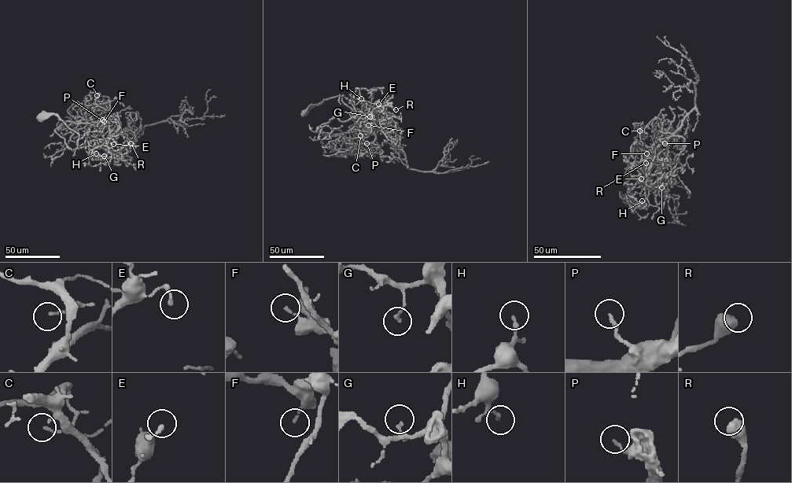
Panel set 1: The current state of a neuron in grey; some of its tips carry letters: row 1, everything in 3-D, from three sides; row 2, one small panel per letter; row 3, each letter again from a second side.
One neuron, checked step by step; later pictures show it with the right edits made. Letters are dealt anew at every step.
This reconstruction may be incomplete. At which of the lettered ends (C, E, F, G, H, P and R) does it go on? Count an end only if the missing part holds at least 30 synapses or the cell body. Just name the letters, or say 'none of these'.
none of these

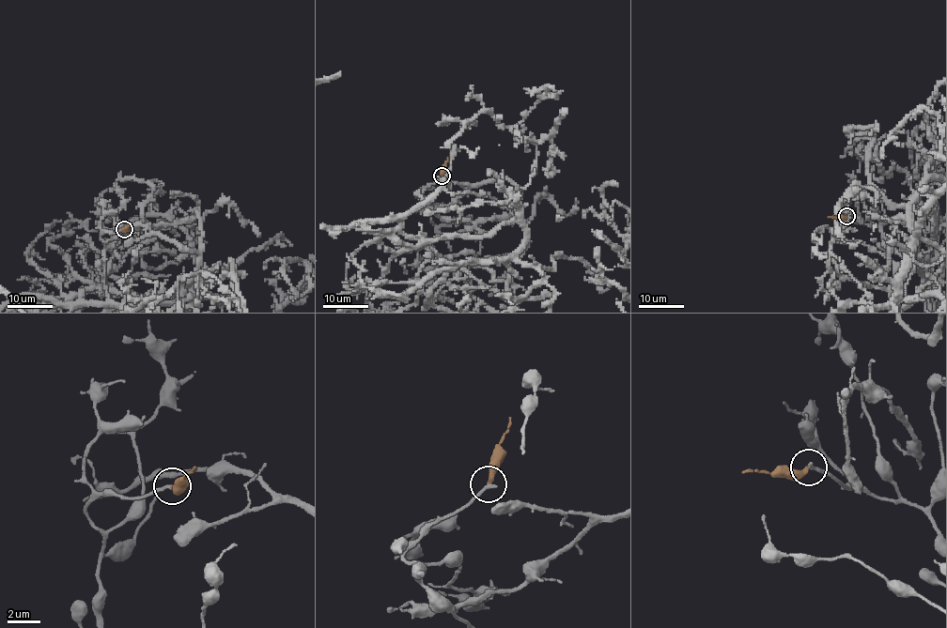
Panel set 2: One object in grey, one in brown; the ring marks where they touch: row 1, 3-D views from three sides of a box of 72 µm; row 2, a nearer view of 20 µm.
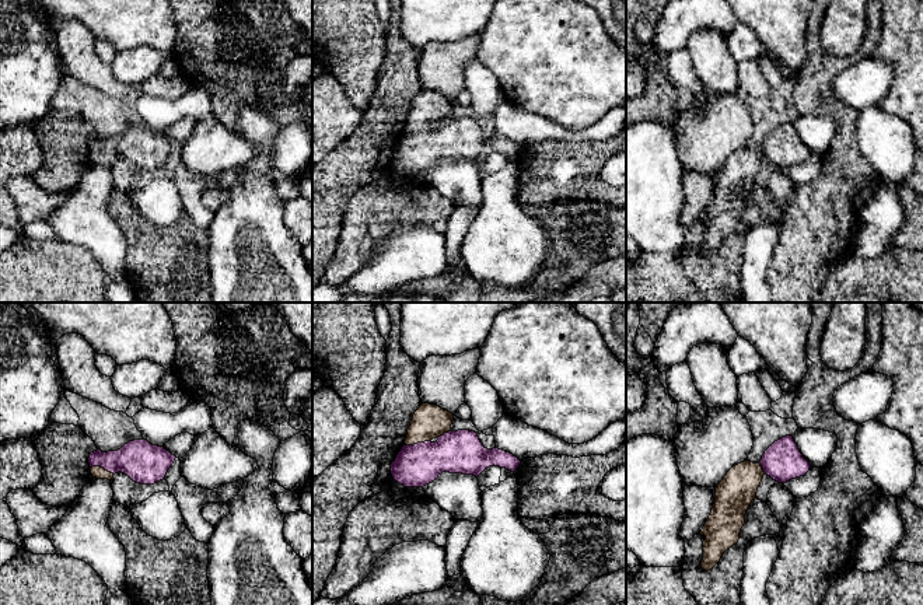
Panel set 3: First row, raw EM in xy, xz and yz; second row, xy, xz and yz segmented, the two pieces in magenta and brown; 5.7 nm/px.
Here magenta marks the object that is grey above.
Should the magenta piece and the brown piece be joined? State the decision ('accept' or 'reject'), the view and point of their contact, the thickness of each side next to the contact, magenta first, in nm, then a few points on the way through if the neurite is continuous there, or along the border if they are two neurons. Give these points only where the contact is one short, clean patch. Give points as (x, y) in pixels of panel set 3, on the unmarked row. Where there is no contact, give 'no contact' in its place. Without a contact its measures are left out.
accept | xz (418, 129) | 240/200 nm | across xz (416, 151), (418, 129), (419, 119), (429, 108)

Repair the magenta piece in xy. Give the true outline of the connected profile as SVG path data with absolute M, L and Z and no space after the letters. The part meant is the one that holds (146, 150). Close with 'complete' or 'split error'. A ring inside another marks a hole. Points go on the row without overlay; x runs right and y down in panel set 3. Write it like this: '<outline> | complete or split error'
M133 126L118 137L90 140L88 150L92 164L112 167L122 158L140 171L154 171L162 167L175 147L175 141L164 133L153 132L147 126Z | split error

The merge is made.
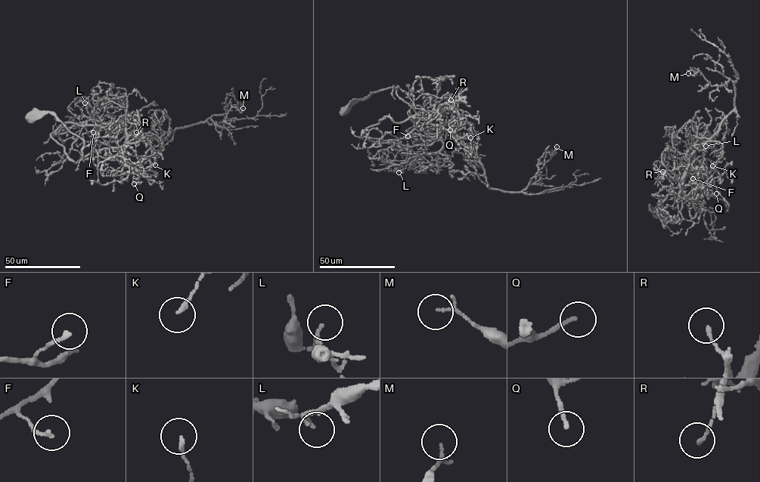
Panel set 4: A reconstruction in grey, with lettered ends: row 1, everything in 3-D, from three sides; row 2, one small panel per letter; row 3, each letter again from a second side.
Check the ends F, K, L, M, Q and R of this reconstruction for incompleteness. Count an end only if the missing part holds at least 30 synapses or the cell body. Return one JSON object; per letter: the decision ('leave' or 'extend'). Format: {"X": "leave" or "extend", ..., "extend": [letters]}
{"F": "leave", "K": "leave", "L": "leave", "M": "leave", "Q": "extend", "R": "leave", "extend": ["Q"]}

